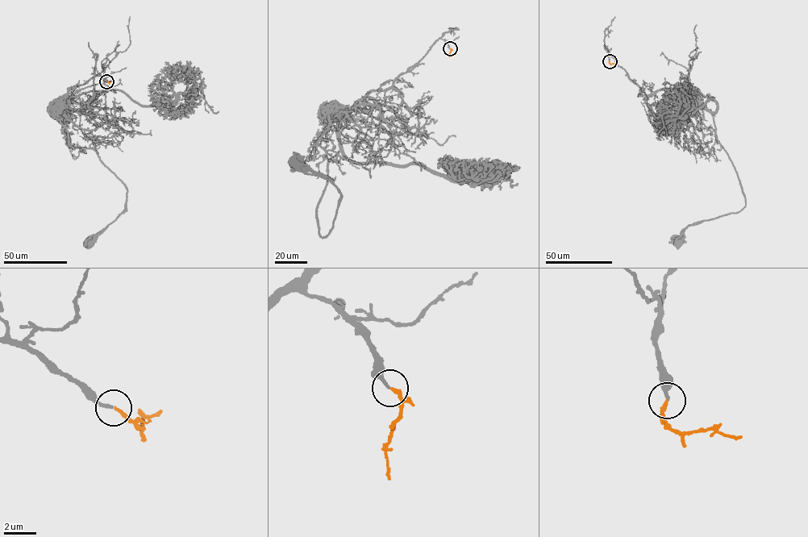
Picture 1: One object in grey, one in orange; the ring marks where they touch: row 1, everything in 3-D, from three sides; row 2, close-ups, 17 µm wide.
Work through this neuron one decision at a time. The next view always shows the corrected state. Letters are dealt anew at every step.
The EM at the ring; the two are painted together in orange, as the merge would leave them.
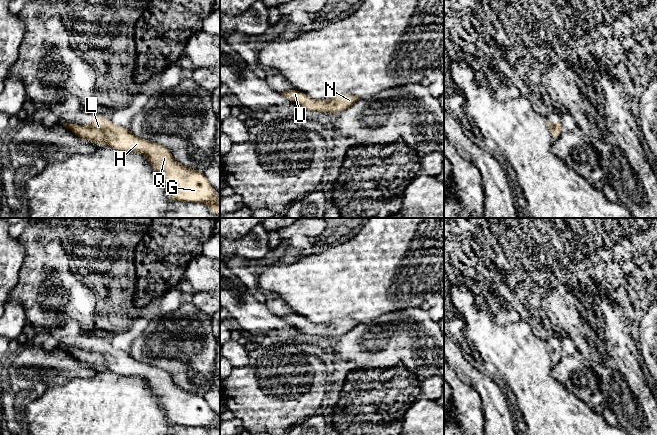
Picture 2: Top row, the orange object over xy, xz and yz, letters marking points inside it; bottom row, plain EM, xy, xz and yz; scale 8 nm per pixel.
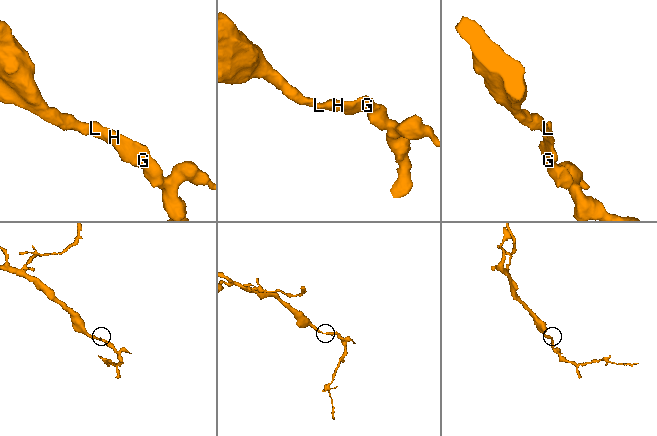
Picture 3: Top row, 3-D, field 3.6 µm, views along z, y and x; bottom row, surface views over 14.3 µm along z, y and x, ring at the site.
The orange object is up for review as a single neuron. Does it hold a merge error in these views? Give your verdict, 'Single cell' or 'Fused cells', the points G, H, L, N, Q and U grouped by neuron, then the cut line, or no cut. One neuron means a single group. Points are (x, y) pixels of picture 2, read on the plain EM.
Single cell. Groups: G H L N Q U. No split

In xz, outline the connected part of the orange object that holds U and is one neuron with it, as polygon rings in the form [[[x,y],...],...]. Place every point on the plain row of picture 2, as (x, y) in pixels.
[[[296,313],[280,317],[301,332],[306,332],[315,336],[340,337],[360,324],[360,322],[351,318],[342,318],[329,324],[314,325],[306,317],[300,316]]]

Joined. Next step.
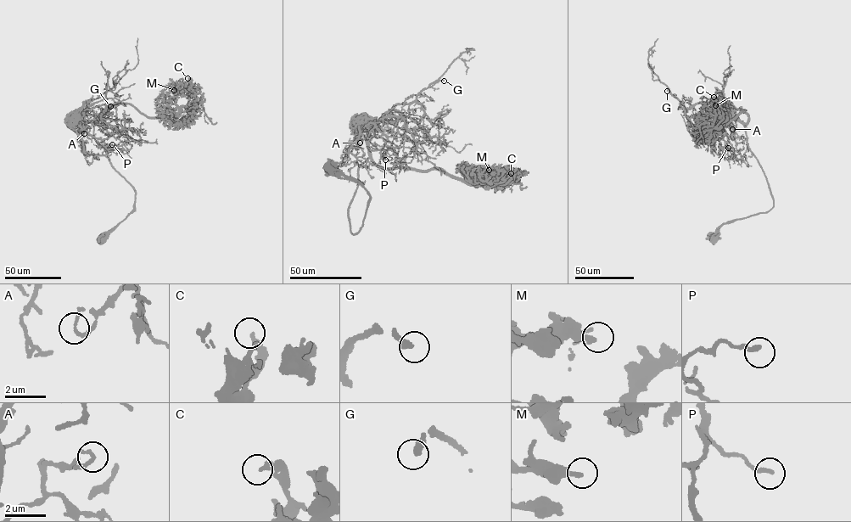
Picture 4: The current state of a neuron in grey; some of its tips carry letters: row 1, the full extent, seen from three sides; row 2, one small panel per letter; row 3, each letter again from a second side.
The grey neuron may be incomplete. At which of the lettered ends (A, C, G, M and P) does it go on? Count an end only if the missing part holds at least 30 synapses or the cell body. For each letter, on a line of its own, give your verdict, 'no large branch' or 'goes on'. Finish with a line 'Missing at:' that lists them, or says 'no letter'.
A: no large branch
C: no large branch
G: goes on
M: no large branch
P: no large branch
Missing at: G

